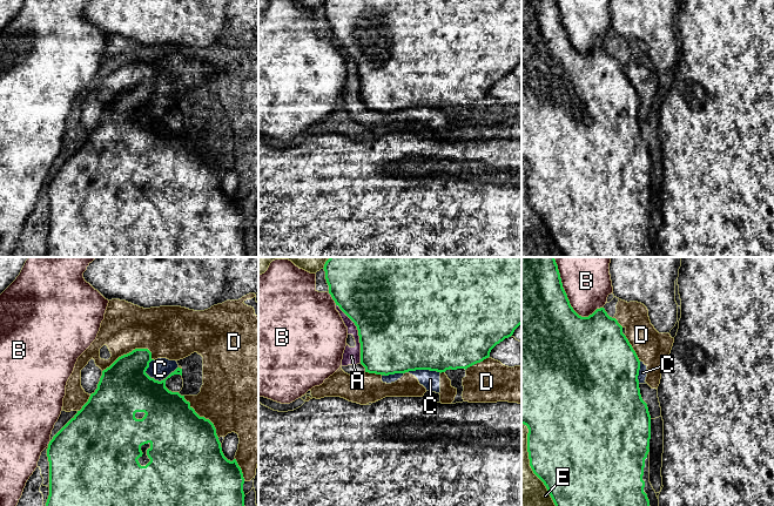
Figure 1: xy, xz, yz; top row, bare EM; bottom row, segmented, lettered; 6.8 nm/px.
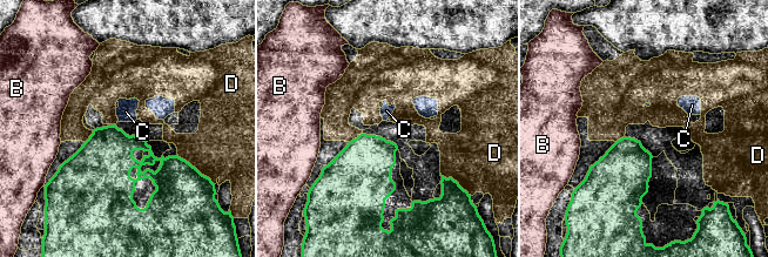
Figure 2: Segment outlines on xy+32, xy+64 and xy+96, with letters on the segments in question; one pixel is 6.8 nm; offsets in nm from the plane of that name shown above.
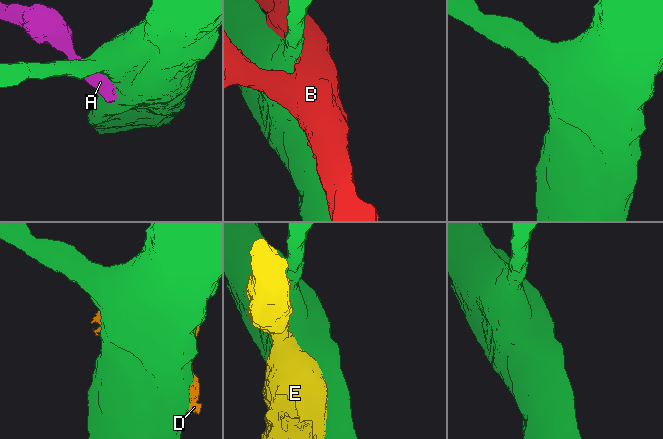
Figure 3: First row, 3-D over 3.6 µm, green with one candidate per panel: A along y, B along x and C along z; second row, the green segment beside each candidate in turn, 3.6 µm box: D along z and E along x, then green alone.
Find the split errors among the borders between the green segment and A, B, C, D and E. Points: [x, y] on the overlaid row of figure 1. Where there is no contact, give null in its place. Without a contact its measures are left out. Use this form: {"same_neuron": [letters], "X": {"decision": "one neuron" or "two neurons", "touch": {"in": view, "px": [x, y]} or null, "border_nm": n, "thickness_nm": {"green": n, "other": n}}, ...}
{"same_neuron": [], "A": {"decision": "two neurons", "touch": {"in": "xz", "px": [358, 334]}, "border_nm": 440, "thickness_nm": {"green": 500, "other": 120}}, "B": {"decision": "two neurons", "touch": {"in": "yz", "px": [567, 298]}, "border_nm": 480, "thickness_nm": {"green": 500, "other": 340}}, "C": {"decision": "two neurons", "touch": {"in": "xz", "px": [411, 370]}, "border_nm": 400, "thickness_nm": {"green": 500, "other": 130}}, "D": {"decision": "two neurons", "touch": {"in": "xy", "px": [129, 352]}, "border_nm": 360, "thickness_nm": {"green": 360, "other": 320}}, "E": {"decision": "two neurons", "touch": {"in": "yz", "px": [530, 464]}, "border_nm": 600, "thickness_nm": {"green": 500, "other": 260}}}

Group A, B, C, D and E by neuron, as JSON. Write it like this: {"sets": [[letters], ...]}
{"sets": [["A", "C", "D"], ["B"], ["E"]]}

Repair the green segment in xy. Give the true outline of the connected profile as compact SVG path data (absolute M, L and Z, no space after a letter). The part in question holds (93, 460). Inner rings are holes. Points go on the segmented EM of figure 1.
M135 349L119 357L109 367L102 371L97 389L80 411L53 437L48 444L49 495L46 506L244 506L244 478L236 459L228 460L221 447L214 424L200 417L179 392L166 387L166 380L174 375L182 376L177 367L166 379L159 382L150 378L146 371L154 360L148 349Z

